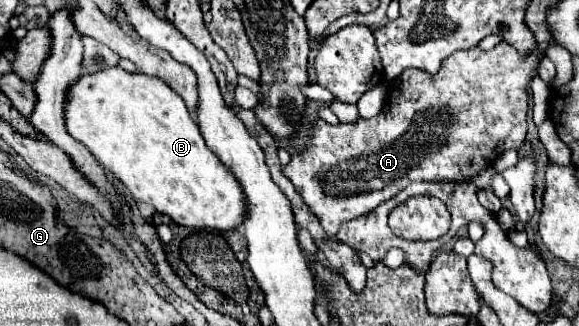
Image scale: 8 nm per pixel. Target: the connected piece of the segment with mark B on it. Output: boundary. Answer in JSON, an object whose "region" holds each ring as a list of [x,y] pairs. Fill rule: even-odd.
{"region":[[[118,65],[86,73],[66,91],[64,121],[70,137],[80,141],[106,171],[114,173],[136,201],[152,205],[158,213],[194,231],[230,231],[242,223],[244,197],[238,181],[234,181],[234,175],[206,149],[204,137],[192,121],[182,97],[170,91],[160,77],[128,73]]]}

